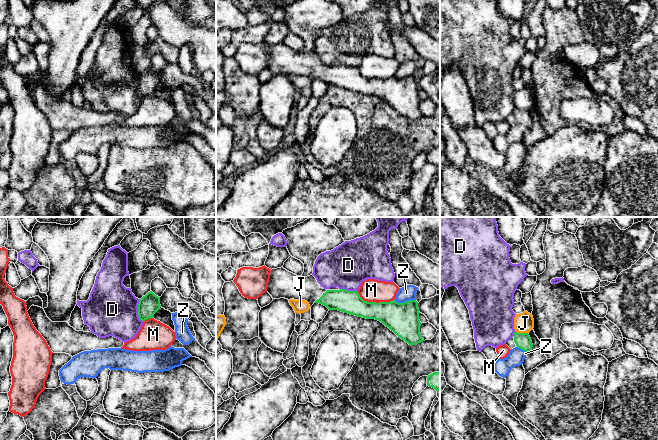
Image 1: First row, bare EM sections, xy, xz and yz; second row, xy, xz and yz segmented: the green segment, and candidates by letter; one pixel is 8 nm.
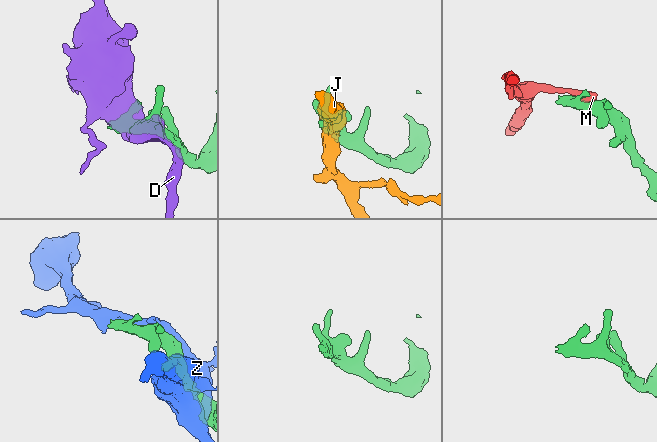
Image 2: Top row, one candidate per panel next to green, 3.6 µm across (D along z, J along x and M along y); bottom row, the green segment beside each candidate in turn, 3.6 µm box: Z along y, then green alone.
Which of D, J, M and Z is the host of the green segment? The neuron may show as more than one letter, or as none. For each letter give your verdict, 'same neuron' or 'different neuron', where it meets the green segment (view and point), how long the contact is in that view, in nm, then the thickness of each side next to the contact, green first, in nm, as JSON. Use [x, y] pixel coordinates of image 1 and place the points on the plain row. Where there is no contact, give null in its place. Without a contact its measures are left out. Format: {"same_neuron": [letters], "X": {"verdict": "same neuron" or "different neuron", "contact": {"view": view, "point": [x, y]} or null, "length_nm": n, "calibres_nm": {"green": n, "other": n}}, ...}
{"same_neuron": [], "D": {"verdict": "different neuron", "contact": {"view": "xy", "point": [138, 87]}, "length_nm": 190, "calibres_nm": {"green": 160, "other": 420}}, "J": {"verdict": "different neuron", "contact": {"view": "yz", "point": [521, 109]}, "length_nm": 110, "calibres_nm": {"green": 130, "other": 160}}, "M": {"verdict": "different neuron", "contact": {"view": "xz", "point": [374, 78]}, "length_nm": 320, "calibres_nm": {"green": 240, "other": 190}}, "Z": {"verdict": "different neuron", "contact": {"view": "xz", "point": [405, 78]}, "length_nm": 180, "calibres_nm": {"green": 260, "other": 120}}}

